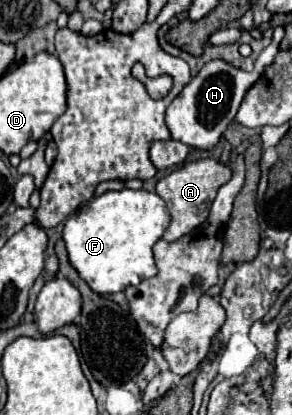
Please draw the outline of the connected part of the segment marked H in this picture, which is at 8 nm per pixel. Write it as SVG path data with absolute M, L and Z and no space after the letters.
M263 53L263 57L257 61L255 69L251 73L237 69L221 59L205 63L199 73L183 87L183 91L171 101L165 113L165 123L171 131L171 137L185 143L193 149L213 149L221 135L227 131L231 121L235 119L239 105L247 93L247 89L257 81L259 73L269 65L269 55Z

